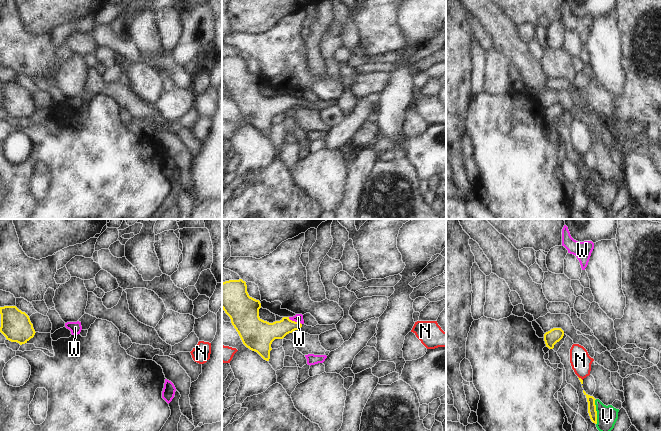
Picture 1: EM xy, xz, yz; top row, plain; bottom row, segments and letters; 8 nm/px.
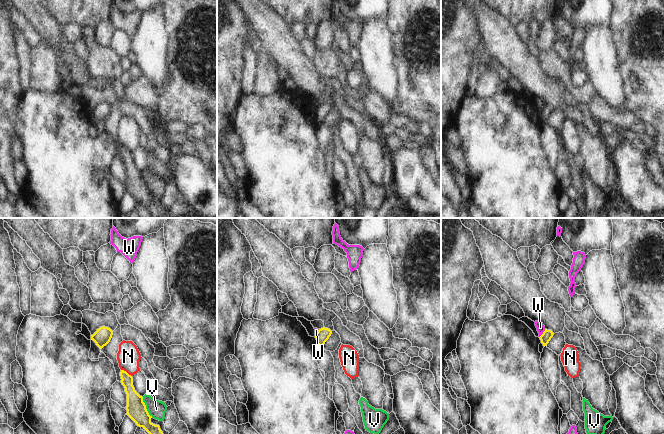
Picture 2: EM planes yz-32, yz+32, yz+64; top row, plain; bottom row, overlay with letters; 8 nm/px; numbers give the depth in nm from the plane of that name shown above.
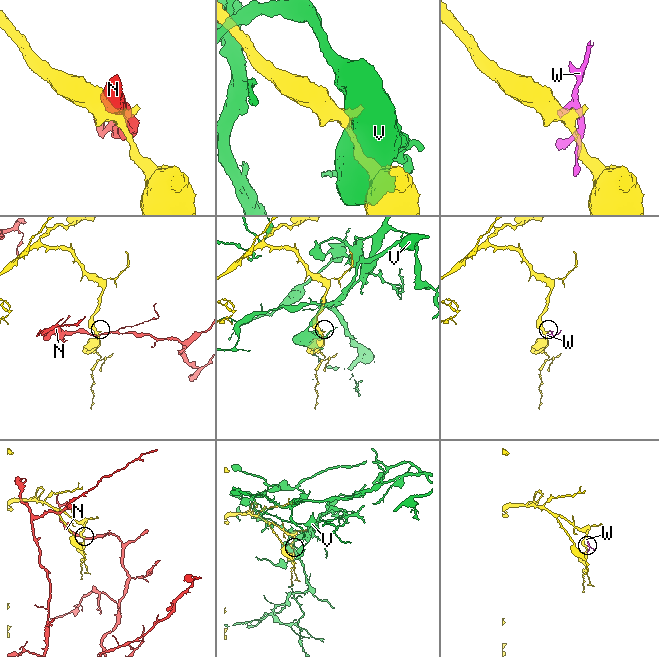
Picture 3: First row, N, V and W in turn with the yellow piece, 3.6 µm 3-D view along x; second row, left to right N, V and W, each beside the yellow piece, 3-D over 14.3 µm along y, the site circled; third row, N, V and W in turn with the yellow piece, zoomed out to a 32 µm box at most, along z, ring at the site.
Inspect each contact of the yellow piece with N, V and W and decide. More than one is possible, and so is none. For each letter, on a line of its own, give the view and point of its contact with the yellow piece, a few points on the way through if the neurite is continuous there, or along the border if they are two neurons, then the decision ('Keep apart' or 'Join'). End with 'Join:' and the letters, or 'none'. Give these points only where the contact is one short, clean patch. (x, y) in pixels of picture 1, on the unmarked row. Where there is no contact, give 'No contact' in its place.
N: Touches yellow at yz (580, 154). Boundary: yz (578, 152), (582, 156). Keep apart
V: Touches yellow at yz (596, 188). Keep apart
W: Touches yellow at xz (294, 97). Boundary: xz (288, 93), (301, 100). Keep apart
Join: none.

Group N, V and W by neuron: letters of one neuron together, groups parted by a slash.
N / V / W

